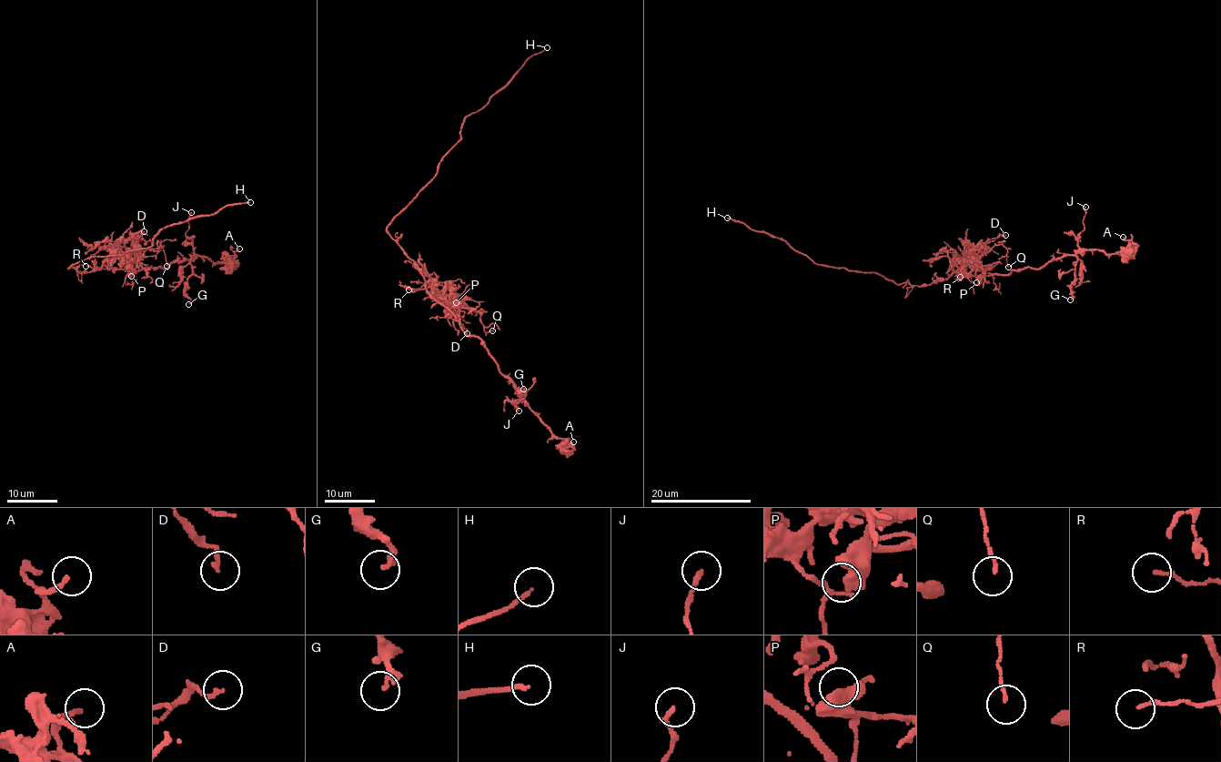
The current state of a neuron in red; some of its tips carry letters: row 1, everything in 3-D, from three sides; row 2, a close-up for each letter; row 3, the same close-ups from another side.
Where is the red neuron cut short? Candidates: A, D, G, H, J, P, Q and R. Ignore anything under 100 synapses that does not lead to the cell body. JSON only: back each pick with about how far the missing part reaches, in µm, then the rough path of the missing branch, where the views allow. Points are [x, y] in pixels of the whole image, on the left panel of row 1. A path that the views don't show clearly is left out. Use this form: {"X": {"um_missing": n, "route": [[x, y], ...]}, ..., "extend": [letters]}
{"H": {"um_missing": 15, "route": [[250, 202], [260, 201], [286, 177], [287, 170], [292, 170]]}, "extend": ["H"]}

